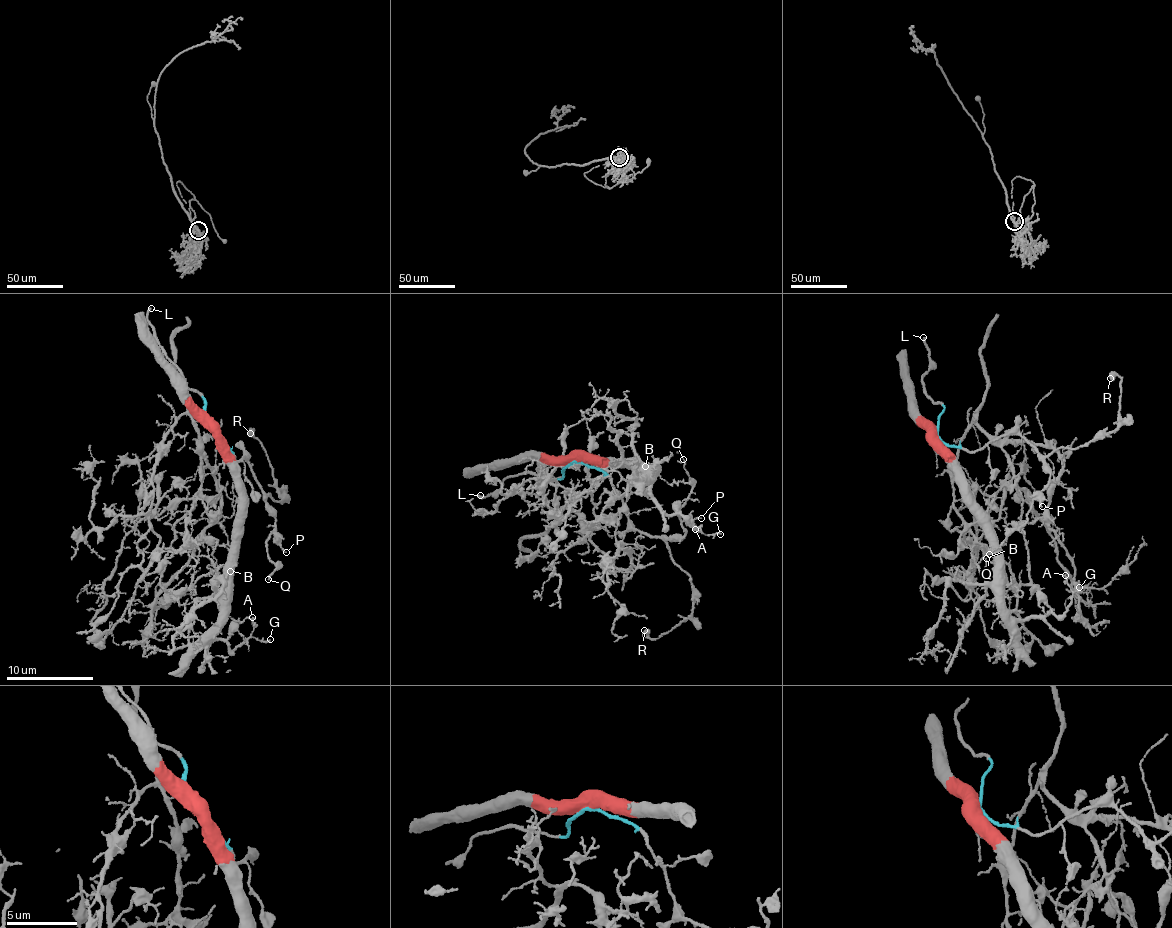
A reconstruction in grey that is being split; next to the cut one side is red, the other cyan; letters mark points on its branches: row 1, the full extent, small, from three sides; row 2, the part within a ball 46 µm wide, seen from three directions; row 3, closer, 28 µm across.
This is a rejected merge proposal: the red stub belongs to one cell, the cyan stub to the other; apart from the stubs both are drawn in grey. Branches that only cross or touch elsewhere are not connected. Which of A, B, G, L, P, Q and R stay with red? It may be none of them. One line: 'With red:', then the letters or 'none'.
With red: A, B, G

